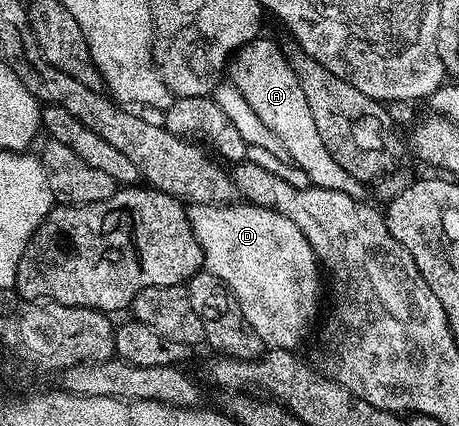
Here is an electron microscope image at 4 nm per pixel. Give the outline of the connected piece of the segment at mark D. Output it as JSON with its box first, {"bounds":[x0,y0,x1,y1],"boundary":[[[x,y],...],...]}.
{"bounds":[187,202,323,349],"boundary":[[[248,202],[189,204],[187,215],[191,230],[203,250],[204,271],[215,274],[217,281],[233,291],[237,299],[234,300],[236,307],[241,309],[243,318],[247,318],[251,330],[259,334],[266,349],[296,349],[296,344],[308,334],[309,323],[318,319],[317,295],[323,292],[317,255],[315,250],[311,250],[311,242],[303,238],[303,230],[299,230],[291,218],[279,214],[274,208],[260,208],[258,204]]]}

